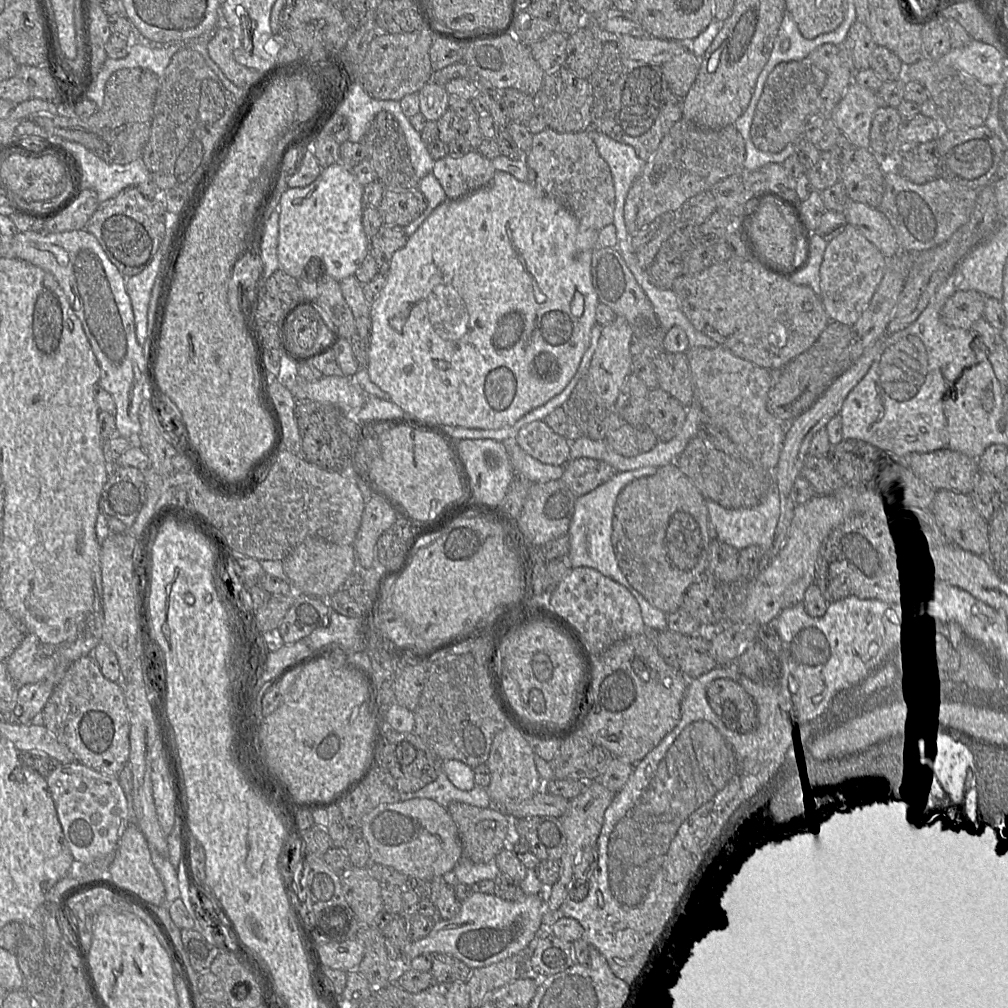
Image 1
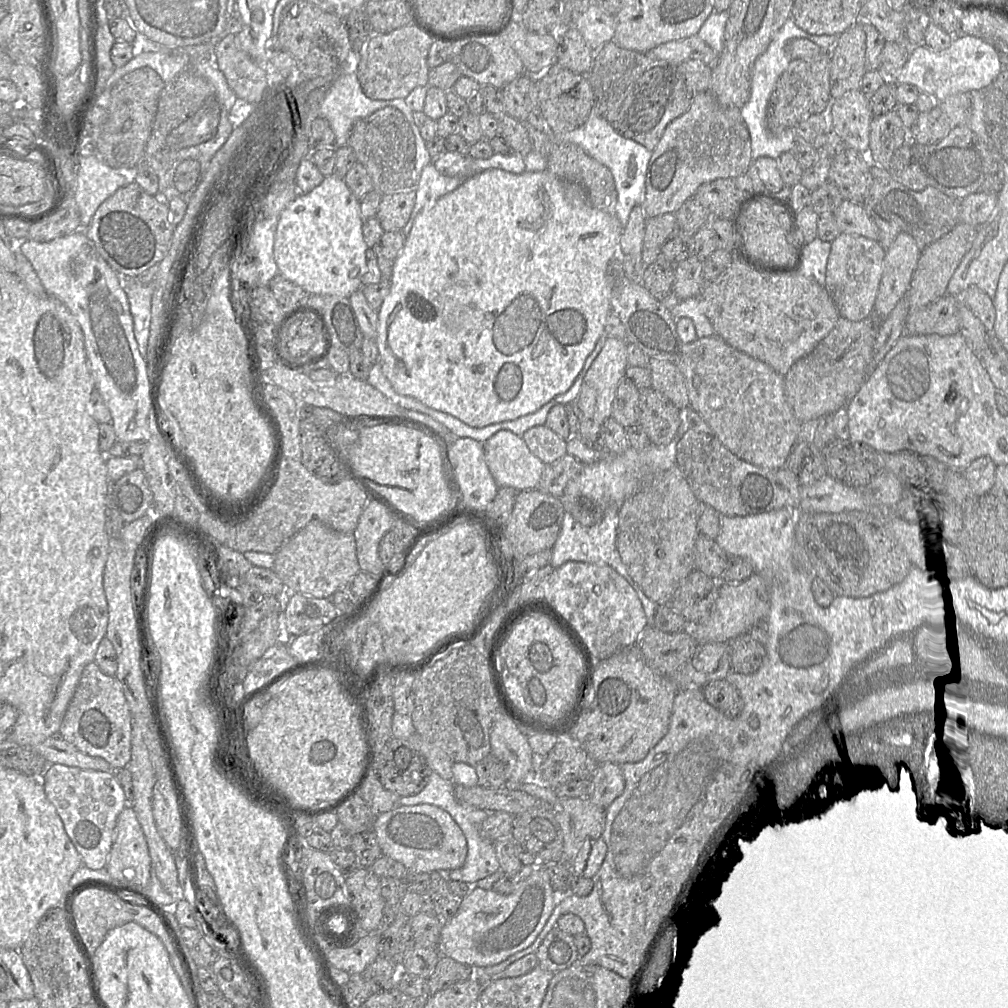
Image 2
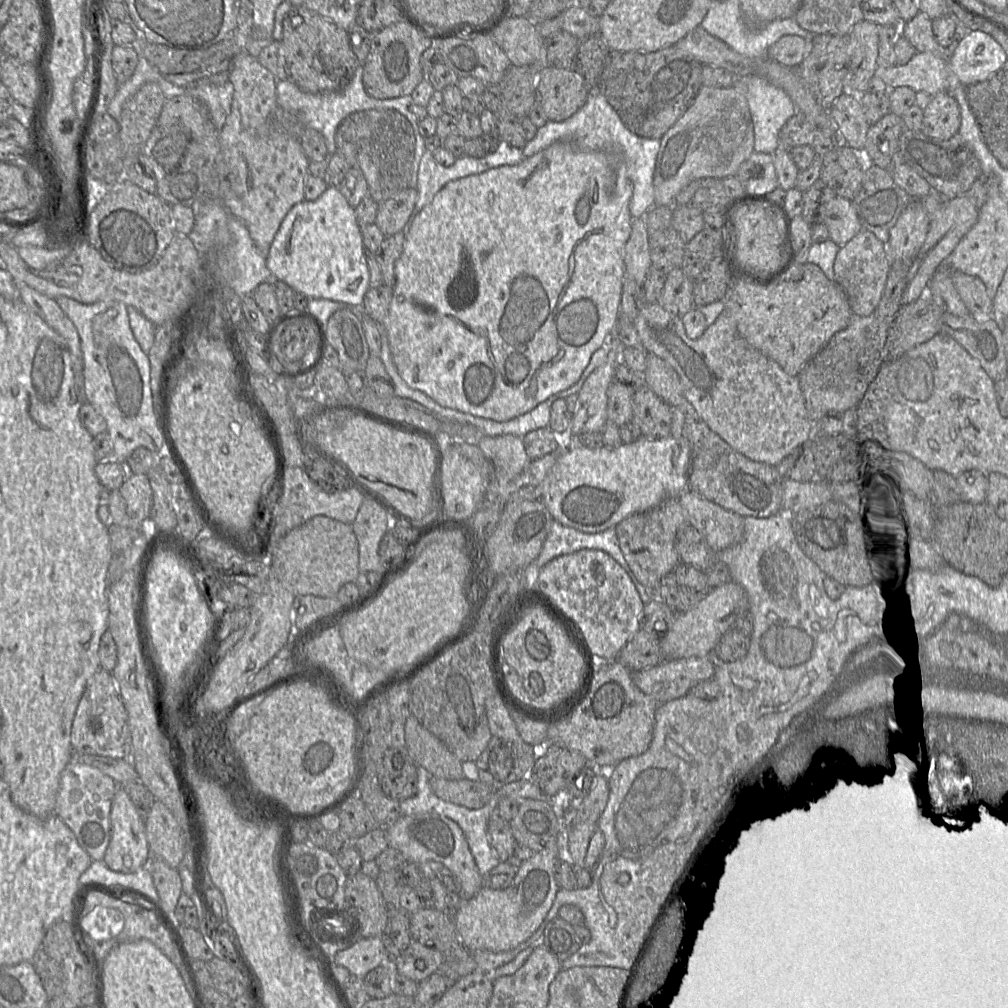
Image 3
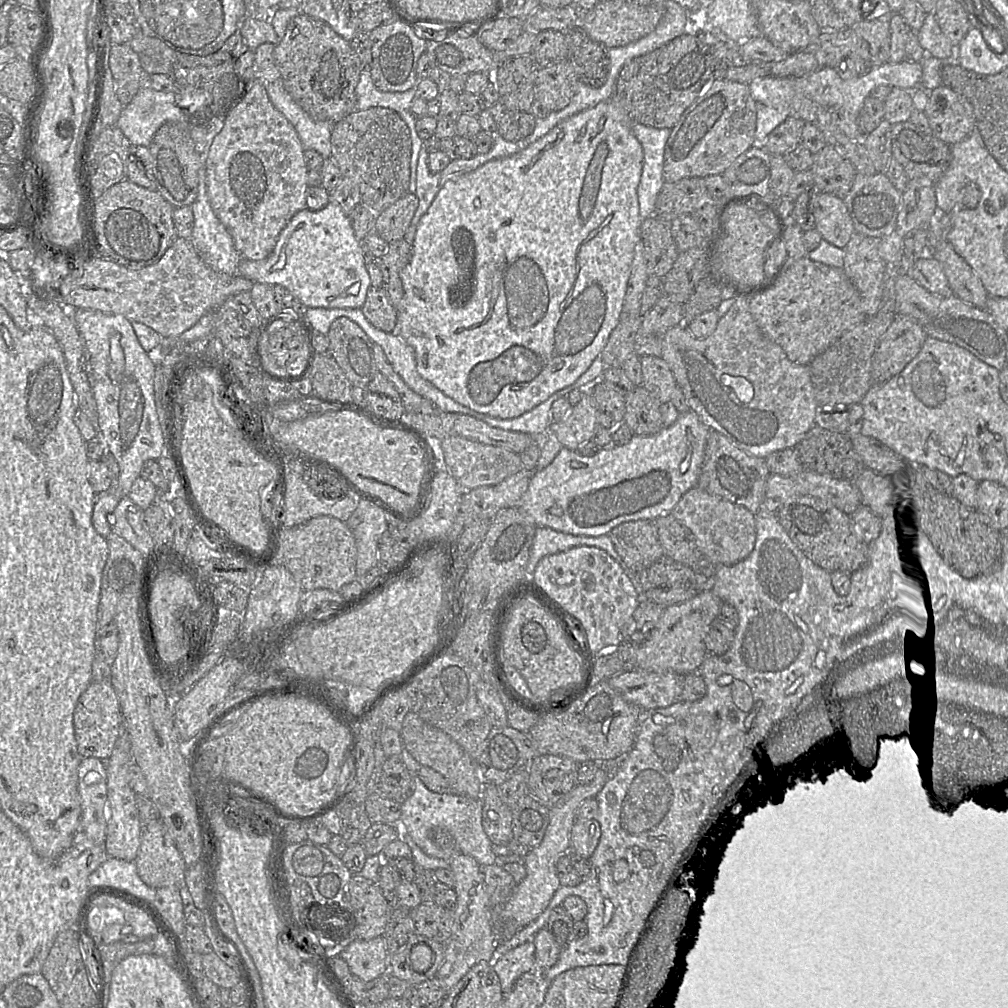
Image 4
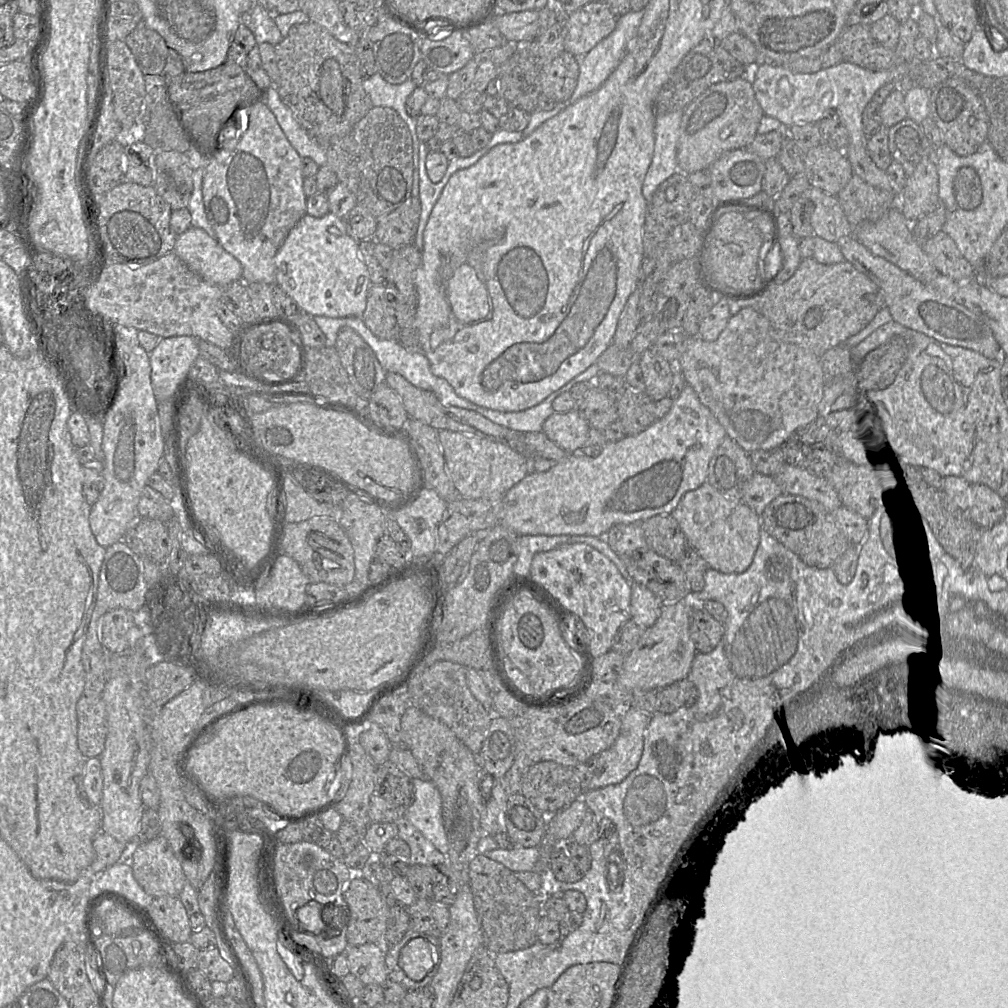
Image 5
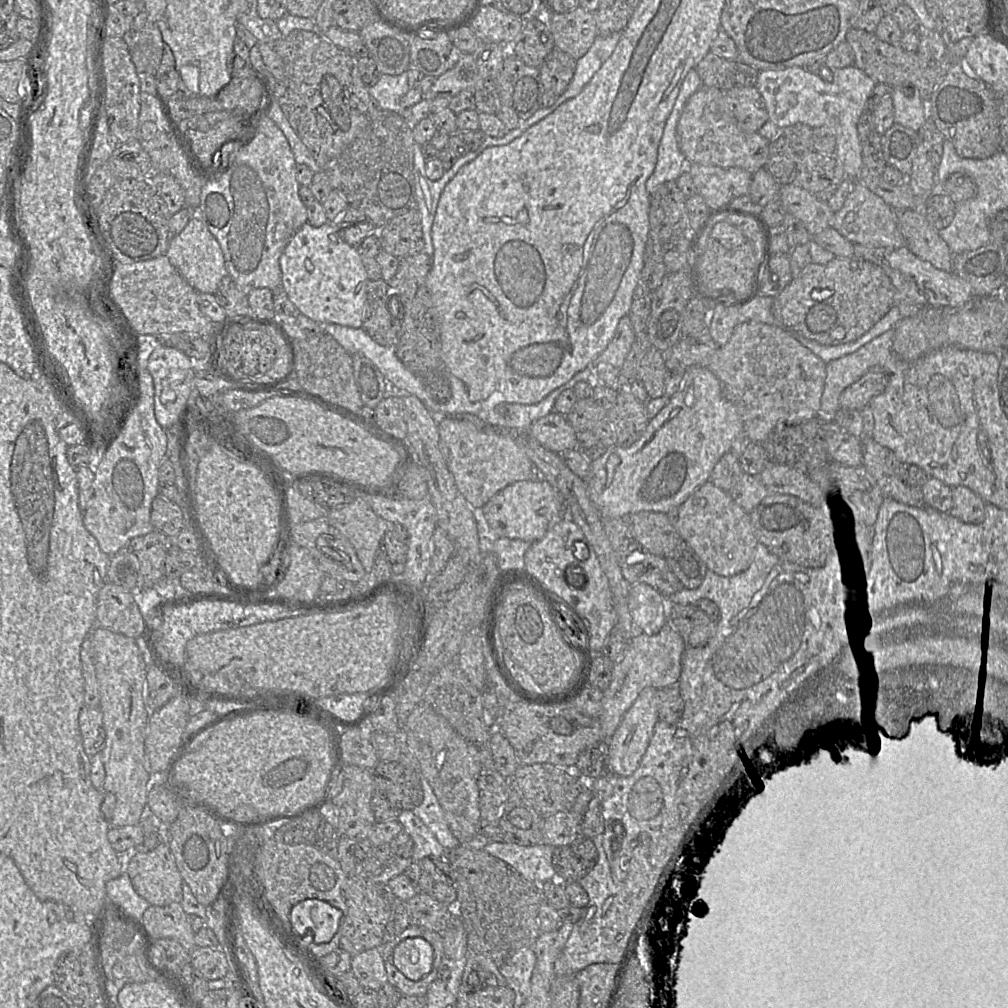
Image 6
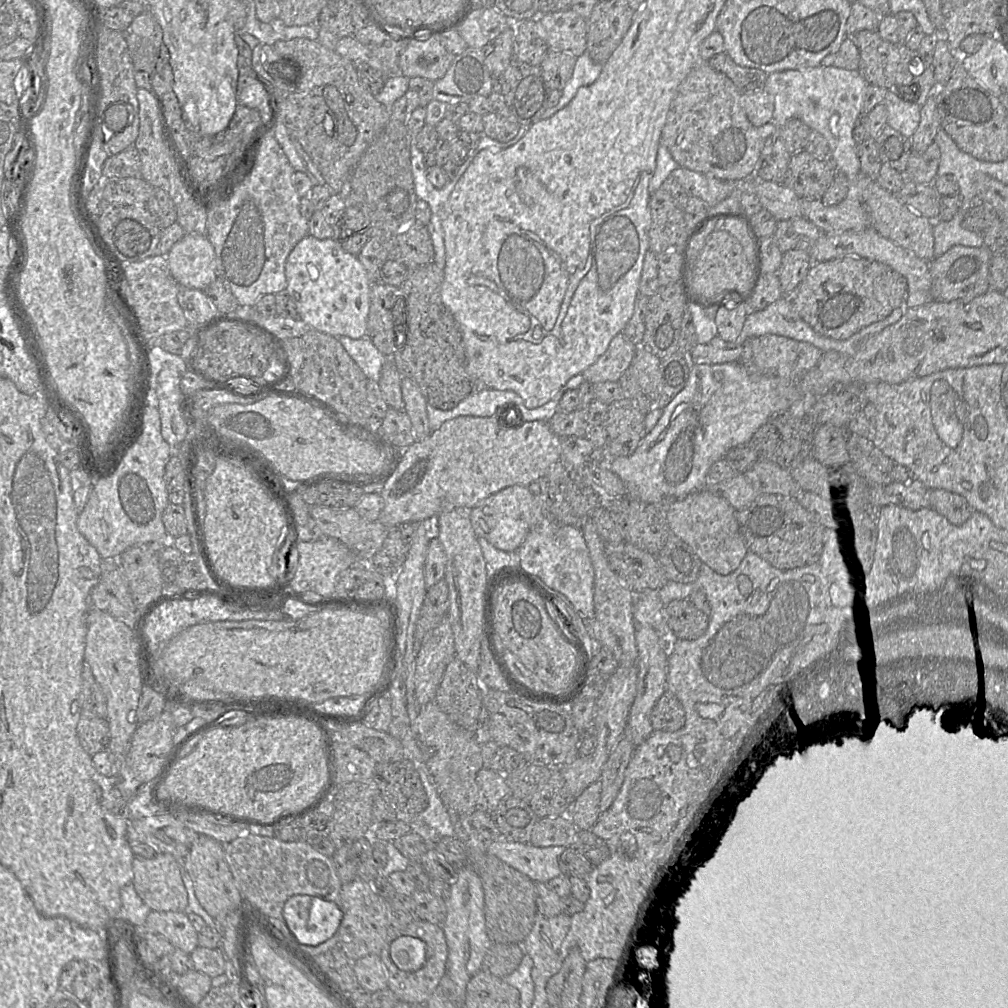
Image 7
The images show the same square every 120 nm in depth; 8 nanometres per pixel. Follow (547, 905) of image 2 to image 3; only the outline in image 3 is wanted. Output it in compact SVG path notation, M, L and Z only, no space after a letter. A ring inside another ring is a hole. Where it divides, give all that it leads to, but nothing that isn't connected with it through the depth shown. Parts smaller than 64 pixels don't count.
M557 838L556 846L535 852L533 856L522 861L510 886L496 890L484 885L469 900L462 900L454 924L462 945L469 951L494 951L503 952L517 947L529 938L544 920L550 910L560 887L555 880L555 864L558 859Z

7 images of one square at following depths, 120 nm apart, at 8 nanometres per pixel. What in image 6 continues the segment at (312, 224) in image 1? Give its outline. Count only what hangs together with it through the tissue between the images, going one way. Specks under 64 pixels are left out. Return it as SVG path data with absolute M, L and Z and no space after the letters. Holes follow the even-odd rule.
M192 216L179 234L171 236L165 255L183 279L200 293L215 294L220 281L228 275L219 242L198 216ZM306 222L291 238L279 258L282 288L298 312L323 324L361 328L365 319L367 286L369 279L358 250L347 244L339 235L336 222L313 227Z

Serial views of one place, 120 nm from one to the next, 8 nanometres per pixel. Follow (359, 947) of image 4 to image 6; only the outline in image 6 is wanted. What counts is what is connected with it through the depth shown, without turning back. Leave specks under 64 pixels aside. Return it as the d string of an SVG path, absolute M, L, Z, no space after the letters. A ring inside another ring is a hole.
M373 948L352 956L351 969L361 987L379 990L387 980L380 948Z

